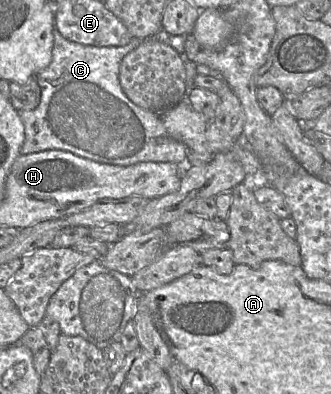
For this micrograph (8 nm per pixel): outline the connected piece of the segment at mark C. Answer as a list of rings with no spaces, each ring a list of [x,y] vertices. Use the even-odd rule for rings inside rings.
[[[55,21],[53,34],[52,60],[36,75],[41,90],[40,103],[33,110],[17,110],[25,127],[21,155],[44,150],[64,150],[90,160],[118,166],[140,162],[171,162],[187,166],[188,148],[167,133],[161,113],[134,104],[120,85],[119,69],[122,59],[145,39],[133,38],[130,43],[120,47],[82,45],[64,38],[55,27]]]

